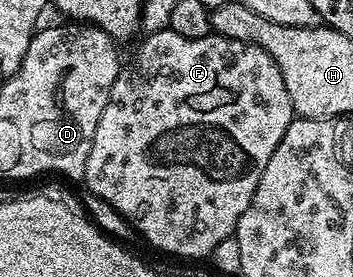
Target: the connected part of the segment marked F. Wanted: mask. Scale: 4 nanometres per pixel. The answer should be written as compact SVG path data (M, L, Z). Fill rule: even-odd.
M163 28L148 35L139 44L127 70L126 67L119 69L118 79L116 84L112 84L112 92L104 108L104 116L100 116L100 124L96 124L92 152L88 152L84 185L100 201L107 202L128 225L135 226L156 249L163 250L166 254L175 254L178 258L202 258L205 254L207 257L213 255L220 240L231 237L237 231L240 216L244 216L244 208L248 208L256 192L256 184L260 184L260 176L264 176L264 168L268 168L268 160L272 160L272 152L276 152L276 144L284 140L284 132L288 132L288 124L295 117L284 76L280 76L276 60L272 60L272 56L264 52L264 48L260 48L255 42L232 40L213 32L203 38L189 38L180 36L180 32L175 30Z

